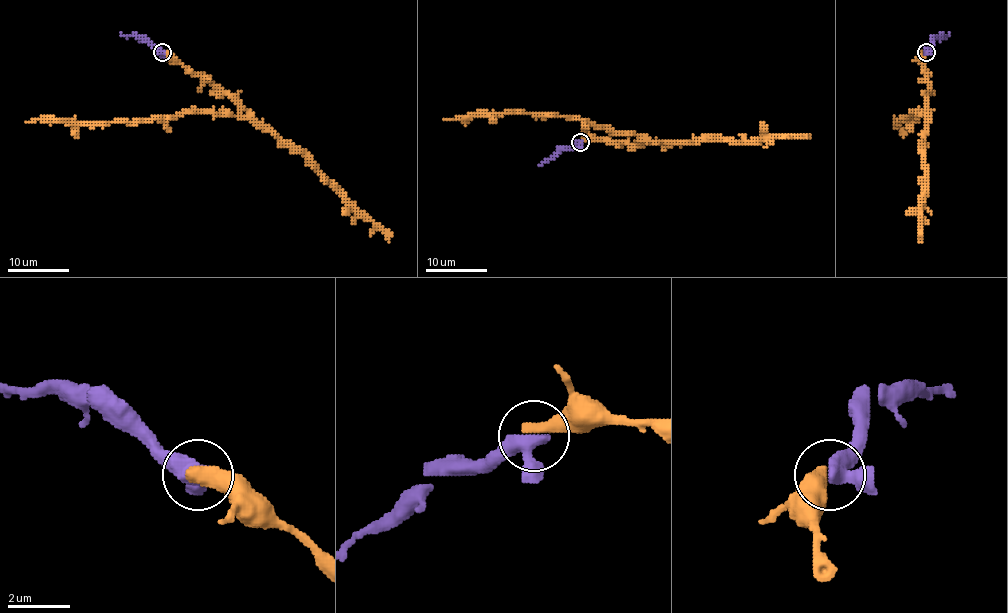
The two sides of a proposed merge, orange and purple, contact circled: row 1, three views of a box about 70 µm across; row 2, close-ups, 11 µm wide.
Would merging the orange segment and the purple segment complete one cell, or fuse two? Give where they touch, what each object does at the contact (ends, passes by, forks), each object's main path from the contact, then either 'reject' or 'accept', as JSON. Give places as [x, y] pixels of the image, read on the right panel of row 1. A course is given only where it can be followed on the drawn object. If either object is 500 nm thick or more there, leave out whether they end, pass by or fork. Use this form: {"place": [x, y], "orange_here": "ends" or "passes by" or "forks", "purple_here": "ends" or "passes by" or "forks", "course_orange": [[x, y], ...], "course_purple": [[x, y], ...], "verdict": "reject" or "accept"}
{"place": [926, 52], "course_orange": [[925, 52], [927, 112], [924, 115], [915, 112], [902, 121]], "course_purple": [[925, 52], [933, 35], [950, 33]], "verdict": "accept"}

